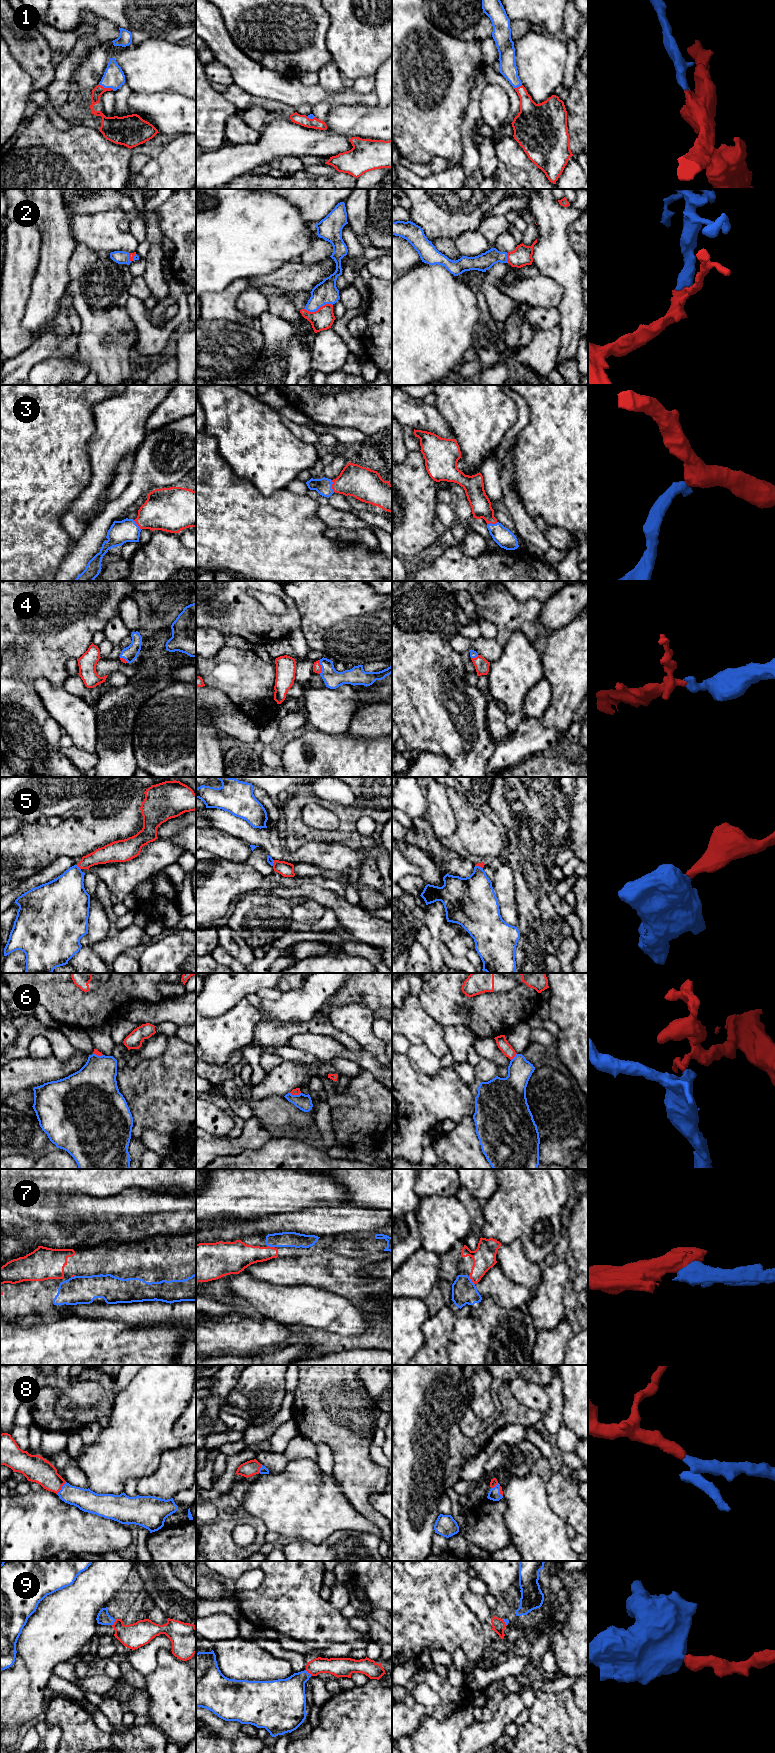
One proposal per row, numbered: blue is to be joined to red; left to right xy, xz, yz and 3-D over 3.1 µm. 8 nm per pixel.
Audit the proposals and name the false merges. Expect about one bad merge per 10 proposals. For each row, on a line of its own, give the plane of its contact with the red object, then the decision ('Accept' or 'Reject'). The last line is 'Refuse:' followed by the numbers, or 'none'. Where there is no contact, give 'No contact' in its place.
1: Touches red in xy. Accept
2: Touches red in xz. Accept
3: Touches red in xz. Accept
4: Touches red in xz. Accept
5: Touches red in xy. Accept
6: Touches red in yz. Reject
7: Touches red in yz. Accept
8: Touches red in xy. Accept
9: Touches red in xz. Accept
Refuse: 6

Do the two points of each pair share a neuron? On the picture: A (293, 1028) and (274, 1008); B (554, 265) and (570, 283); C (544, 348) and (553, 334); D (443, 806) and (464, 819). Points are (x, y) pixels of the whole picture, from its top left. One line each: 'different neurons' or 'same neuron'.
A: different neurons
B: same neuron
C: same neuron
D: different neurons

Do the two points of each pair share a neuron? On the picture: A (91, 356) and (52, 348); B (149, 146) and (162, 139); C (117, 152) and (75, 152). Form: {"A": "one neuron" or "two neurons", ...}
{"A": "two neurons", "B": "one neuron", "C": "one neuron"}

